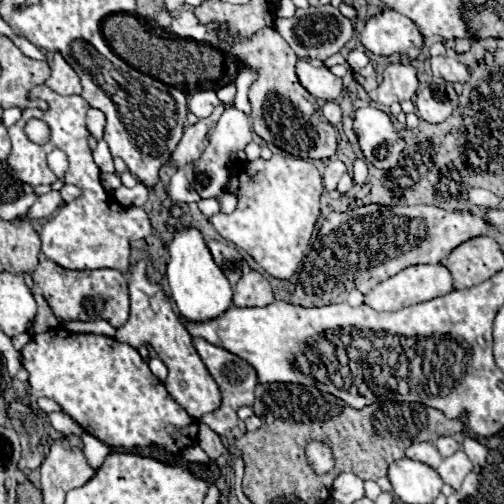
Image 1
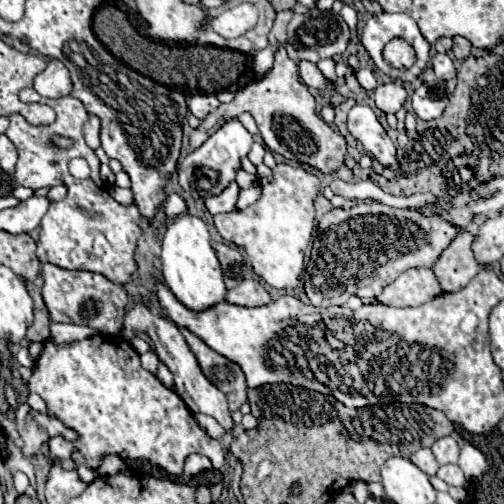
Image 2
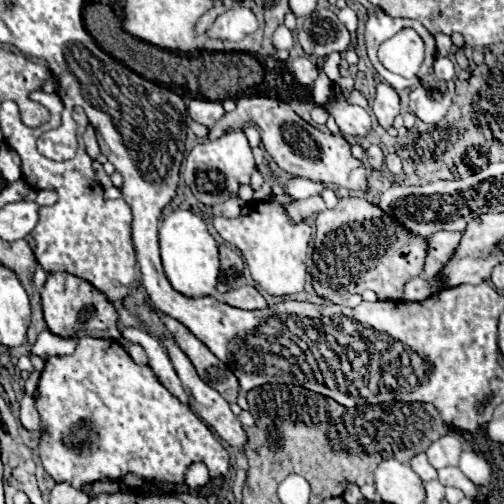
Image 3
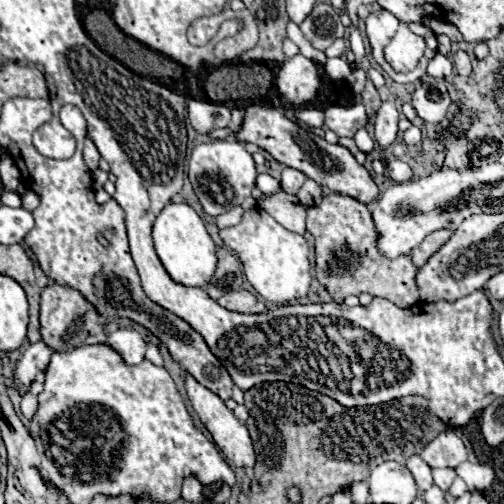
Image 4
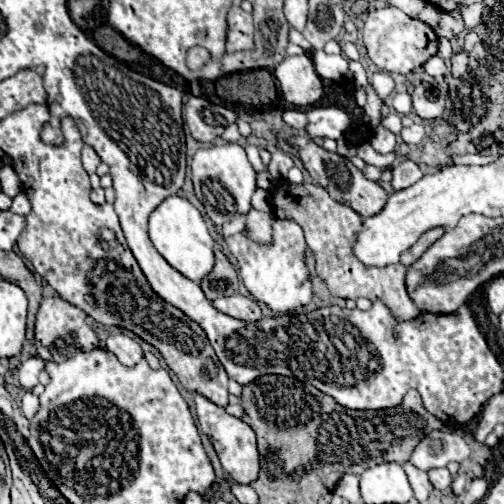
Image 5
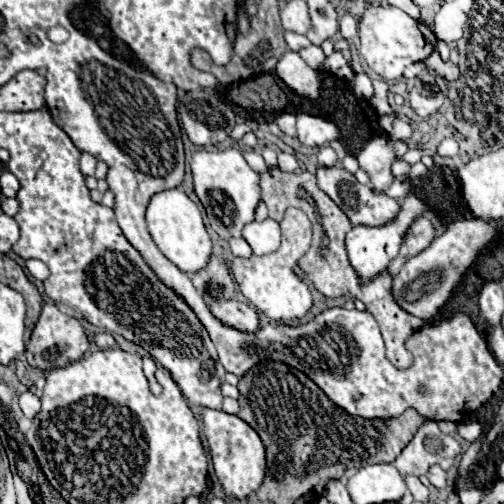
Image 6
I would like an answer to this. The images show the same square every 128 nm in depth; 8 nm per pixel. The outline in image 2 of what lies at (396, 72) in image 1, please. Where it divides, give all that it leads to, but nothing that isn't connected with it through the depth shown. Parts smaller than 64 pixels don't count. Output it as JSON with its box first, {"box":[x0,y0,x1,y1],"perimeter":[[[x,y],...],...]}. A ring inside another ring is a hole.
{"box":[374,84,406,114],"perimeter":[[[382,84],[376,88],[374,92],[374,102],[376,102],[376,108],[382,110],[384,114],[388,112],[398,112],[402,108],[406,100],[406,90],[400,86],[400,84]]]}

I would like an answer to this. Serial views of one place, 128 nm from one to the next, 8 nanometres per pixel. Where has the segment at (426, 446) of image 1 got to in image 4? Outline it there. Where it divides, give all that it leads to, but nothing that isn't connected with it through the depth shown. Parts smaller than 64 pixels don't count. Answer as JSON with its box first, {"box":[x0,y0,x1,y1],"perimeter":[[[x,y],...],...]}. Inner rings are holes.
{"box":[406,456,434,490],"perimeter":[[[420,456],[408,458],[406,468],[412,472],[412,476],[414,476],[420,490],[428,490],[434,484],[432,482],[432,468],[428,464],[424,464],[424,460],[420,460]]]}

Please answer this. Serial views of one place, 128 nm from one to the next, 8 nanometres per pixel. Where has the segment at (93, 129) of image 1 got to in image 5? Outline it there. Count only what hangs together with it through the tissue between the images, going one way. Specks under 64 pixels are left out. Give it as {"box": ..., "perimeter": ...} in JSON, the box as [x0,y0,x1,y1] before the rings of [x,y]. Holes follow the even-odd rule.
{"box":[82,146,100,174],"perimeter":[[[84,146],[82,148],[82,166],[84,166],[84,170],[88,172],[88,174],[92,174],[92,172],[96,172],[96,166],[100,164],[100,158],[98,158],[98,154],[90,148],[90,146]]]}

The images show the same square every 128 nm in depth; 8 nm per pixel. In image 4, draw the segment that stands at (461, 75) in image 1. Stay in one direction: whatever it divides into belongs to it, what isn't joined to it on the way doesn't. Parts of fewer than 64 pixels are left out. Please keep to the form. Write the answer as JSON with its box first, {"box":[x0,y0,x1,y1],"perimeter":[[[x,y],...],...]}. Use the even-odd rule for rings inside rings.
{"box":[428,54,452,78],"perimeter":[[[436,54],[428,64],[428,74],[434,78],[448,78],[452,74],[452,62],[446,56]]]}

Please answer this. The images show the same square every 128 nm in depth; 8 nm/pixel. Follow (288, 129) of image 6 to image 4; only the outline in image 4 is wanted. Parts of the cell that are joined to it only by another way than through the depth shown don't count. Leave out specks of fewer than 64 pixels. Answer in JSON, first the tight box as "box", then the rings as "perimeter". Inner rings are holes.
{"box":[294,108,324,128],"perimeter":[[[296,108],[294,116],[298,122],[304,122],[310,128],[318,128],[324,122],[324,112],[316,108]]]}

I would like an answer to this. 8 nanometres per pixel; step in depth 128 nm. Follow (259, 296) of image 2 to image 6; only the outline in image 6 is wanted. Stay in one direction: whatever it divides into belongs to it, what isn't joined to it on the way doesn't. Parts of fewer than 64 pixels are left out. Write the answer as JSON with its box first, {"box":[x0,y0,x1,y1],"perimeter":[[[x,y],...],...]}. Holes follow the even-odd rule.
{"box":[210,300,258,334],"perimeter":[[[224,300],[210,304],[210,312],[226,326],[232,326],[240,332],[254,334],[258,330],[258,314],[252,306],[238,300]]]}

